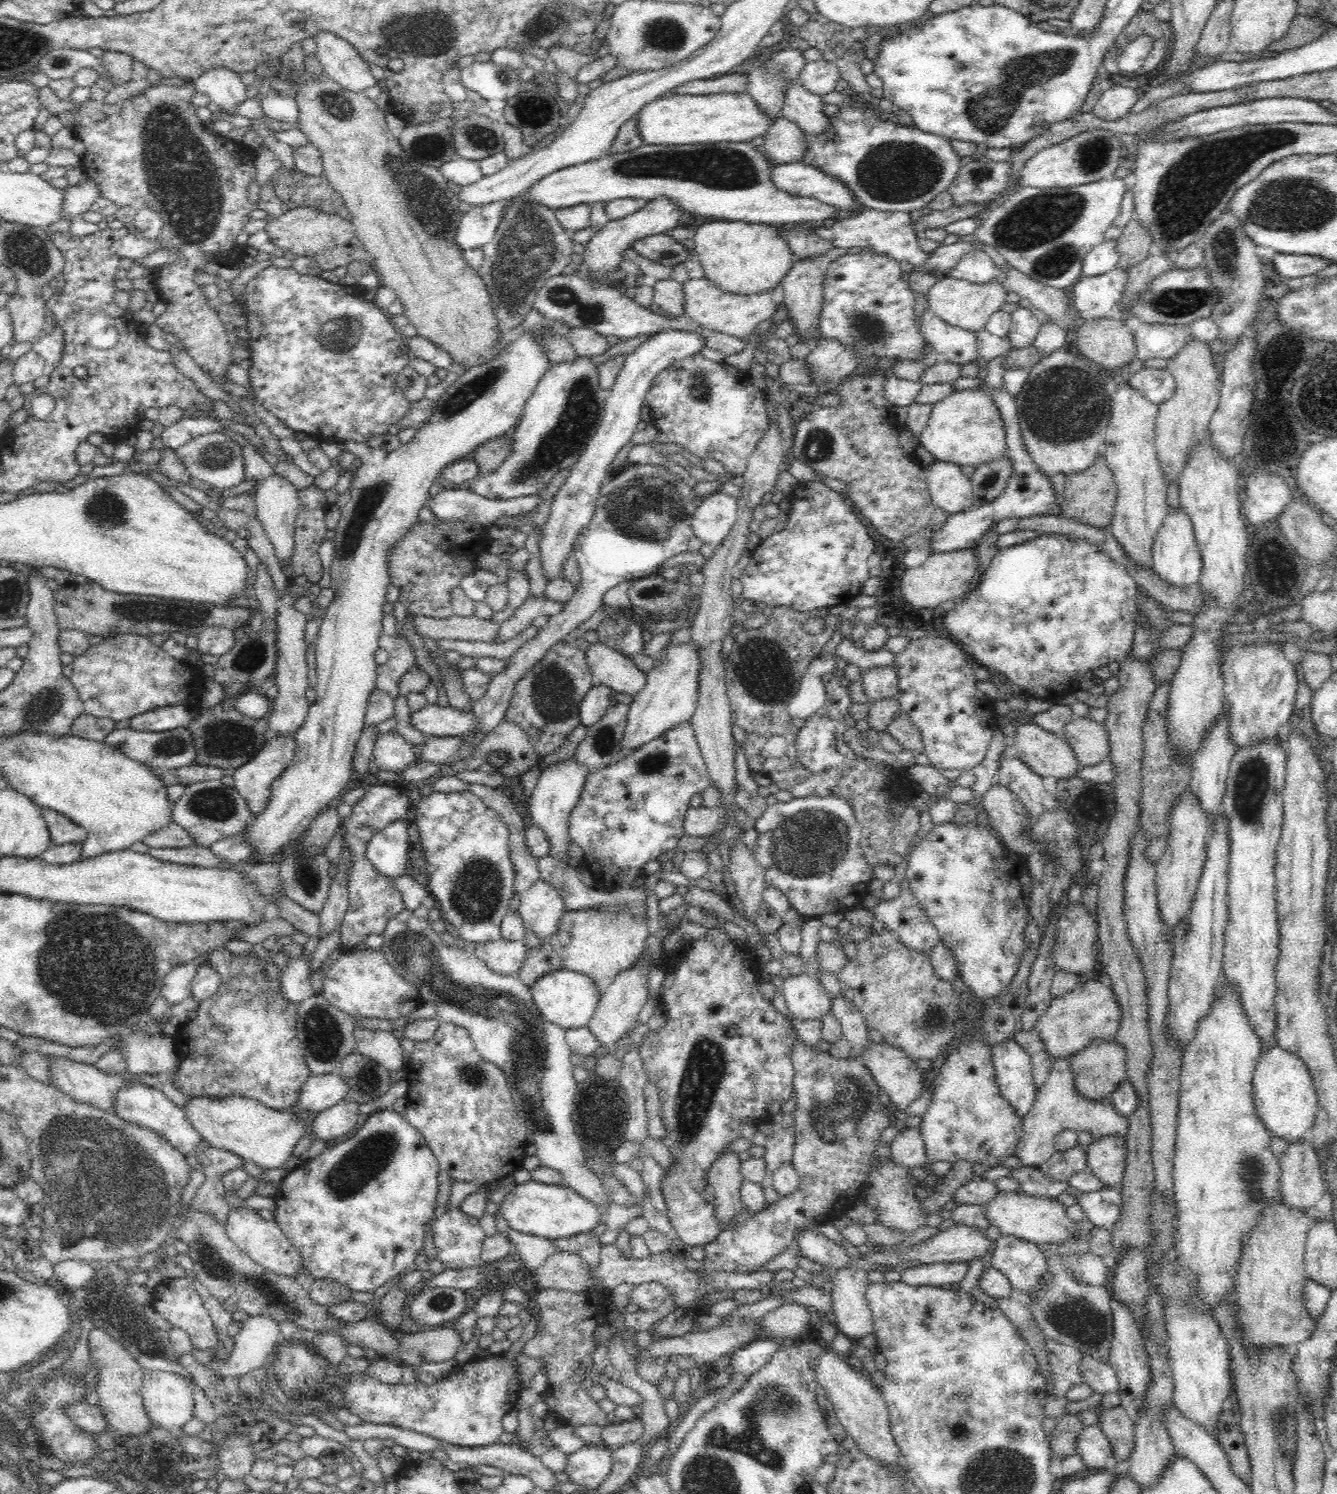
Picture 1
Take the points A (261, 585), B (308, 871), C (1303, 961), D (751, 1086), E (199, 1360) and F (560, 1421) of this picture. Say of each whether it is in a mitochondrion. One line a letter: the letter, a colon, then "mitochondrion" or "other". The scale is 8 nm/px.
A: other
B: mitochondrion
C: other
D: other
E: other
F: other

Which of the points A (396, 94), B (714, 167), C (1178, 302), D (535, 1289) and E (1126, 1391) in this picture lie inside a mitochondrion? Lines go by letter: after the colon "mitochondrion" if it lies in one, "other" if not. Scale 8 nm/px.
A: other
B: mitochondrion
C: mitochondrion
D: other
E: other

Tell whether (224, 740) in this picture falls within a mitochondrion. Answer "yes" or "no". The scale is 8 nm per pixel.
yes

